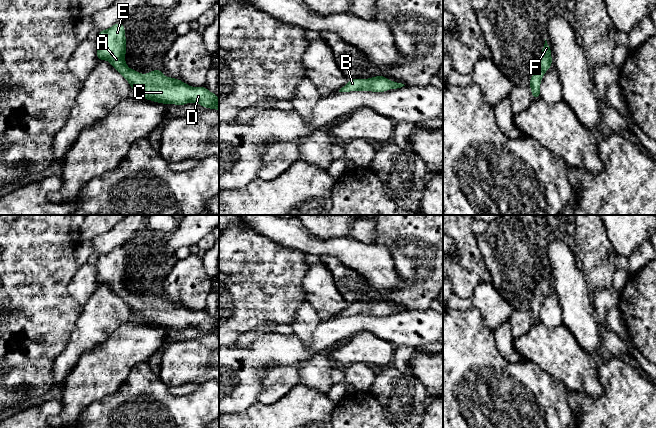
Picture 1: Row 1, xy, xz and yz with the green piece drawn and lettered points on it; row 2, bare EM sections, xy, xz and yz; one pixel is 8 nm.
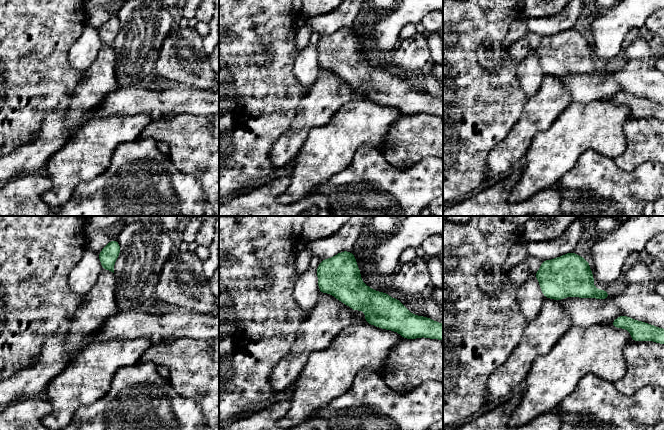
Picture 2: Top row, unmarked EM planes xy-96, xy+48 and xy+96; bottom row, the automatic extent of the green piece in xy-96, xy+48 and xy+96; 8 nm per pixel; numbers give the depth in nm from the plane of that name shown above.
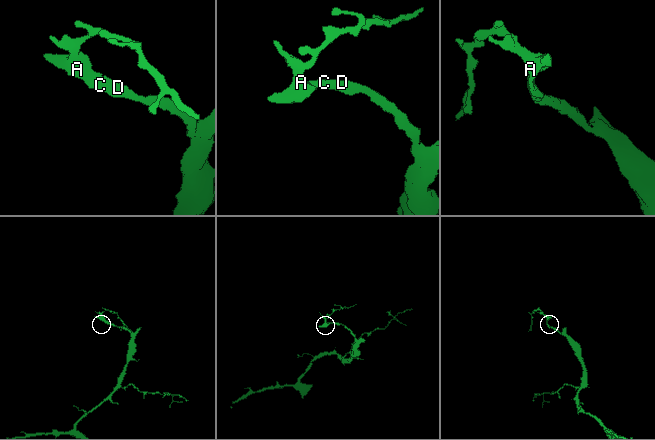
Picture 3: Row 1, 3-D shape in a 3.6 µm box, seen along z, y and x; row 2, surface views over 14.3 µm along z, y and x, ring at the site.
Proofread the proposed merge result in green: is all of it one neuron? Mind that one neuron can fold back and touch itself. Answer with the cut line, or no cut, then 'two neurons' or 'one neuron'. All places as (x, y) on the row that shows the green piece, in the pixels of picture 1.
no cut | one neuron

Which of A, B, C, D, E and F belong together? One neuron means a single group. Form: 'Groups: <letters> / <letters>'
Groups: A B C D E F

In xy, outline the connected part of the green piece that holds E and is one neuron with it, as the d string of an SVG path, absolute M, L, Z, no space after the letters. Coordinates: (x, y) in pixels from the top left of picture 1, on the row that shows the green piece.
M116 23L109 29L99 31L95 41L98 61L110 62L139 98L178 106L193 102L204 108L219 110L219 98L204 86L194 88L180 79L165 77L160 69L145 75L130 69L125 62L126 36L123 23Z

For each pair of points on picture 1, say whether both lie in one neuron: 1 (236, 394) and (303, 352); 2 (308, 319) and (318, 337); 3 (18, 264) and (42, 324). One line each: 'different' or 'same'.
1: same
2: different
3: same

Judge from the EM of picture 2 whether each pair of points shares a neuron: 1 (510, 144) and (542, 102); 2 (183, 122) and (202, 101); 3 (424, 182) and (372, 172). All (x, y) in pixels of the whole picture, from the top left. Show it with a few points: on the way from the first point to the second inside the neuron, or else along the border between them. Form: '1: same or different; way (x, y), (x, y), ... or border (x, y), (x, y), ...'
1: same; way (520, 134), (539, 112)
2: different; border (208, 114), (178, 113), (167, 117)
3: same; way (411, 182), (401, 182), (395, 177), (385, 177)

